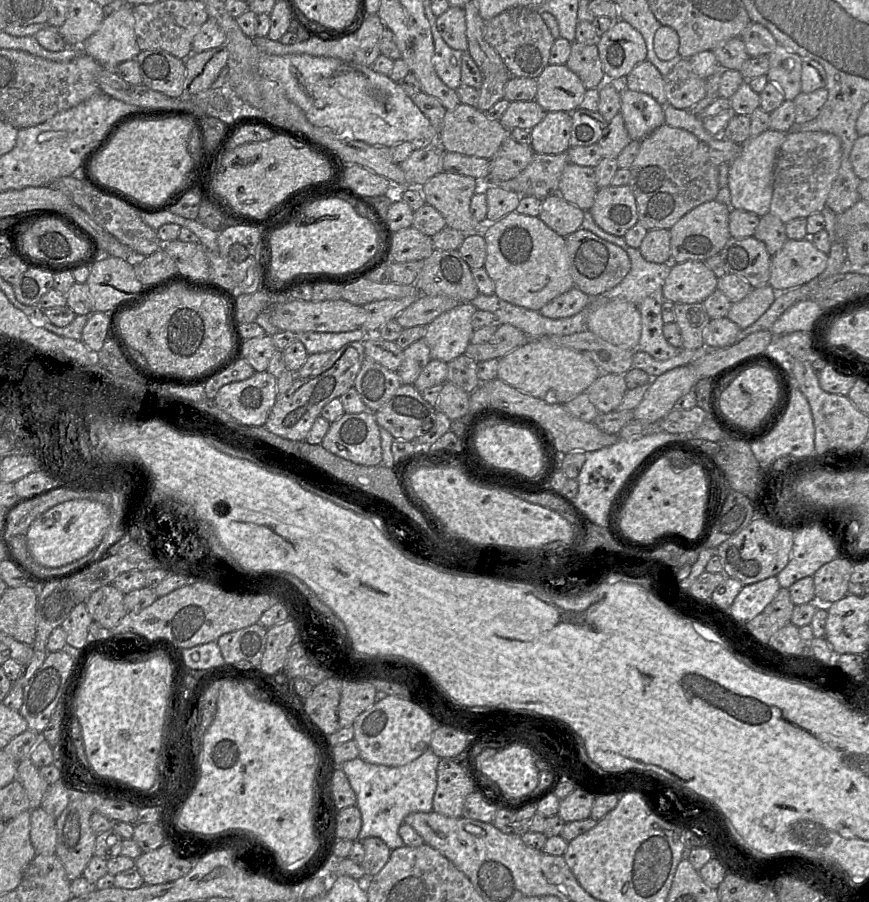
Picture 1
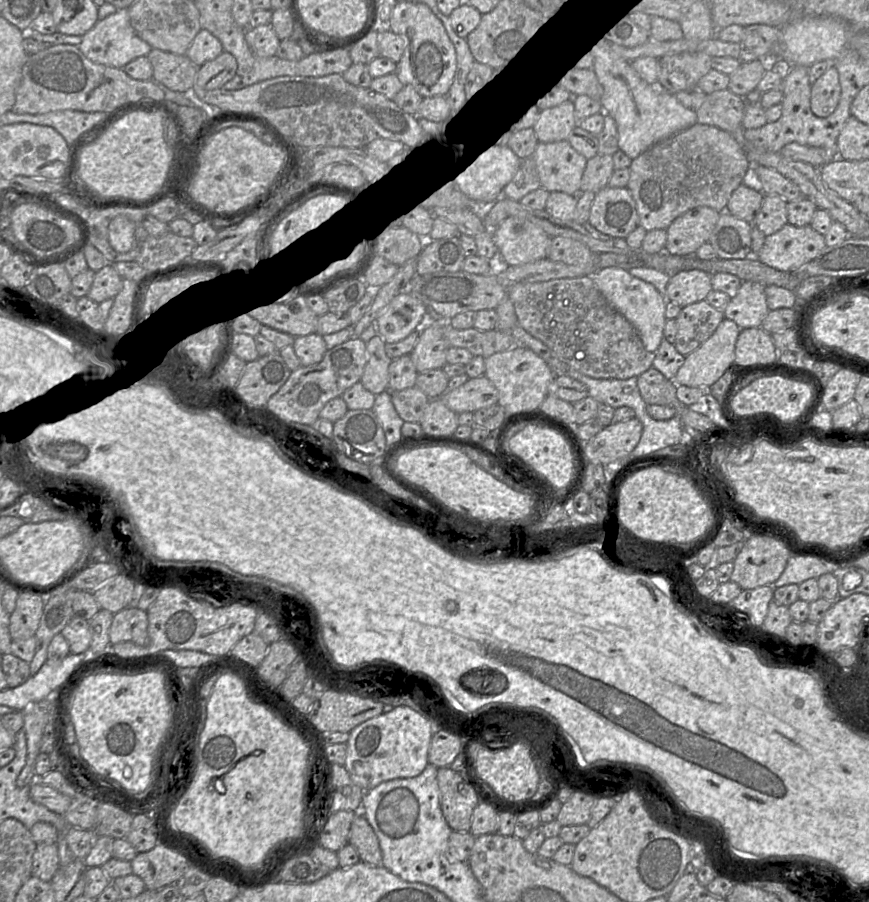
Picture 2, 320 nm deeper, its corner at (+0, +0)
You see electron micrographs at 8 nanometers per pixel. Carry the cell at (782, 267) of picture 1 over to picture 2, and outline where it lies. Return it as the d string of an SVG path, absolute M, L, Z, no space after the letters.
M789 223L776 233L766 236L763 247L755 256L763 264L782 272L796 272L813 261L826 248L824 236L810 225L795 227Z

